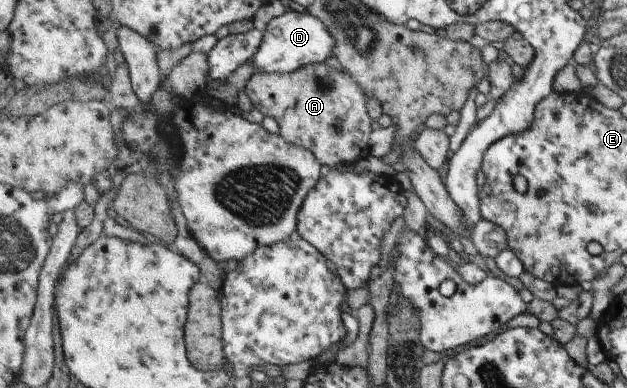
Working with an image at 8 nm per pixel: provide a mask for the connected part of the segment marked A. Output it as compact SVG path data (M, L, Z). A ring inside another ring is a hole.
M326 62L308 64L288 73L254 72L247 83L246 93L260 113L278 121L281 127L280 134L288 143L312 151L326 169L354 164L363 157L362 153L366 149L371 149L370 138L375 130L375 123L366 109L368 95L351 74L336 71Z

